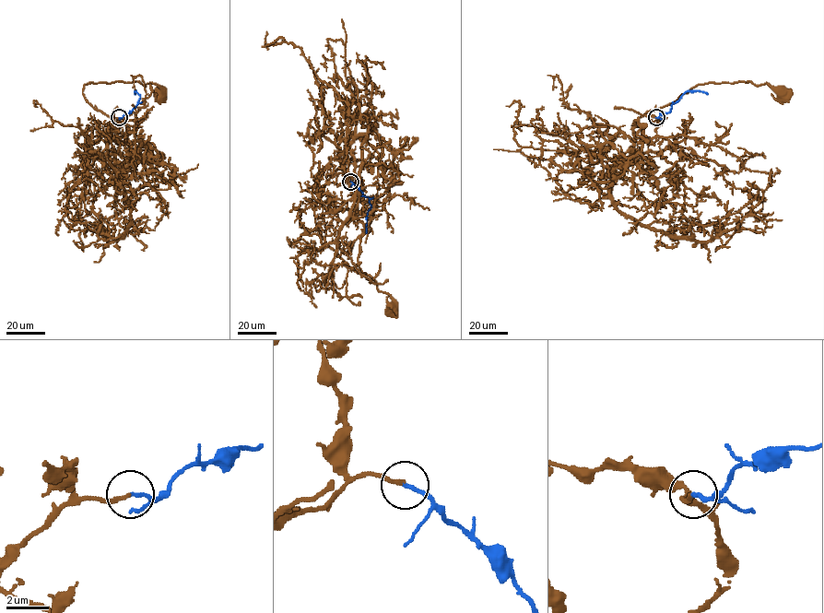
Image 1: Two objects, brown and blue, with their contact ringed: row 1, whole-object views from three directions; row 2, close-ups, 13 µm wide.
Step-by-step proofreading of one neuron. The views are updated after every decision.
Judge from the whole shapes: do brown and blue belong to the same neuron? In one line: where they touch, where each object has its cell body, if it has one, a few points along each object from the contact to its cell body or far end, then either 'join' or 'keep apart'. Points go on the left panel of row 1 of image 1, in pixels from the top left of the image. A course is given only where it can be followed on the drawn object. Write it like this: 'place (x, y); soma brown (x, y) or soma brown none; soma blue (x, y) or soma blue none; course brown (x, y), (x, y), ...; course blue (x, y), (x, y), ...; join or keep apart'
place (119, 117); soma brown (161, 92); soma blue none; course brown (119, 117), (107, 124), (109, 138), (113, 119), (88, 102), (85, 84), (138, 81), (160, 91); course blue (119, 117), (131, 112), (137, 104), (140, 96), (135, 90), (135, 94); join

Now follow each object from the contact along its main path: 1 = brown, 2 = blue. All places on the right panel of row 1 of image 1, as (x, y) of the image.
1: (656, 117), (656, 135), (637, 138), (632, 129), (637, 119), (698, 84), (750, 81), (782, 91)
2: (656, 117), (668, 112), (686, 91), (700, 90), (708, 94)

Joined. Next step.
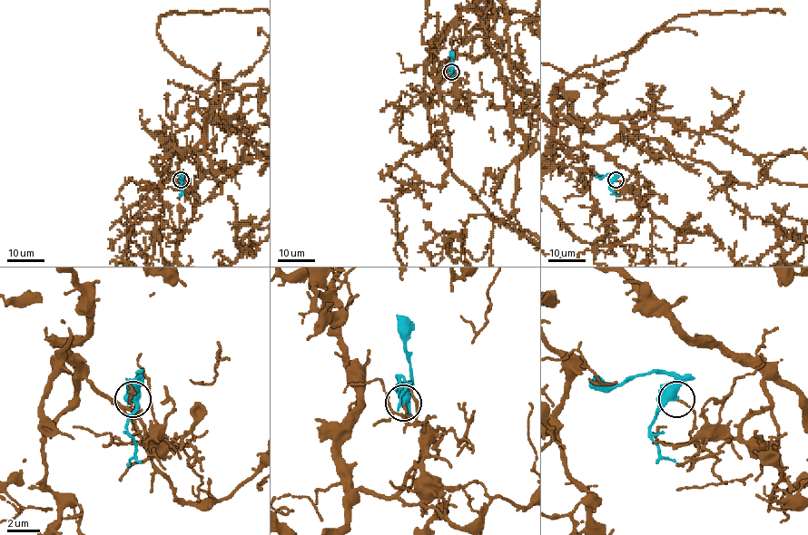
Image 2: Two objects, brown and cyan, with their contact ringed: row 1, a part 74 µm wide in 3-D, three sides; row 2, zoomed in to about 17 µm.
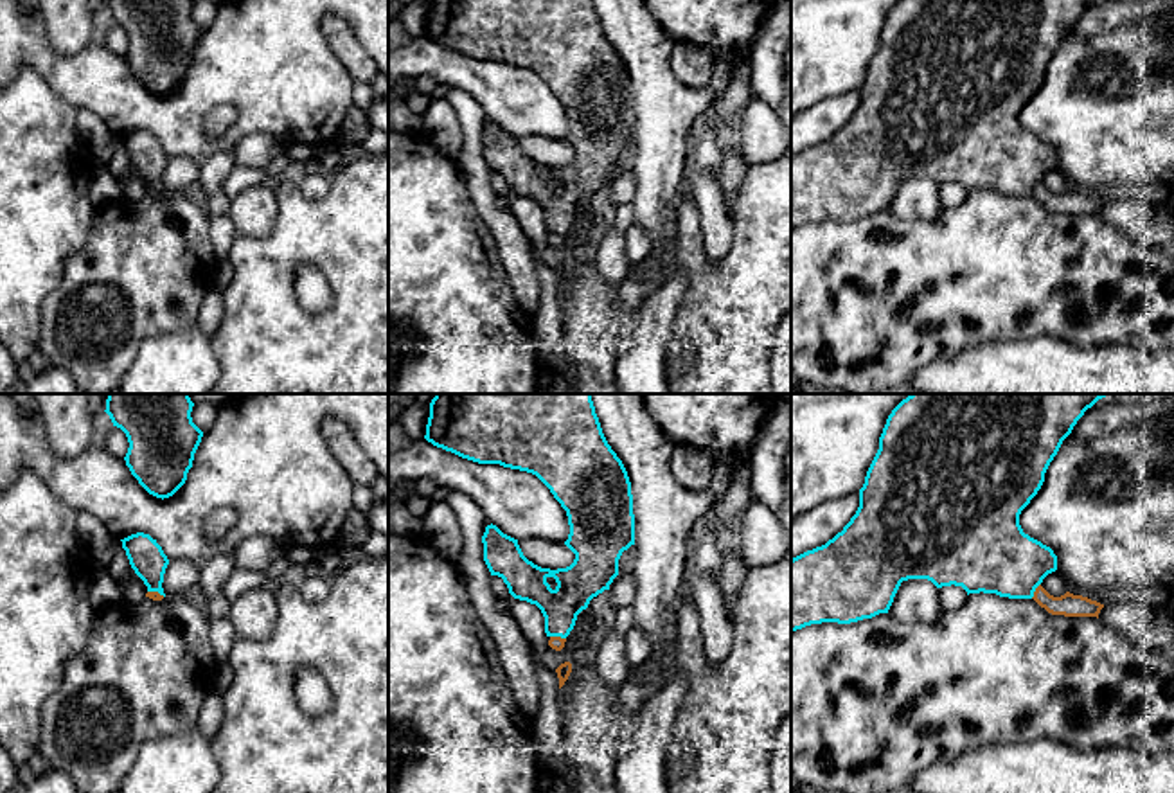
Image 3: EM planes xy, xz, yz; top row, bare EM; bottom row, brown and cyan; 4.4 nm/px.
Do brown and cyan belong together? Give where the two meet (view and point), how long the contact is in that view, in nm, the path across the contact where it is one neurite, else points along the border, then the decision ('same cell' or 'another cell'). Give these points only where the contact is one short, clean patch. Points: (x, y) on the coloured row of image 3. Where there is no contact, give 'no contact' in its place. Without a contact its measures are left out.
xz (558, 637) | 70 nm | along xz (551, 635), (565, 639) | another cell

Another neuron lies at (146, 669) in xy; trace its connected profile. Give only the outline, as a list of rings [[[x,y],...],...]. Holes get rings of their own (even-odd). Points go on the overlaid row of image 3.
[[[183,595],[99,610],[86,646],[67,660],[59,687],[41,705],[38,753],[49,768],[68,773],[79,793],[119,793],[146,741],[196,728],[219,665],[209,629],[207,611]]]

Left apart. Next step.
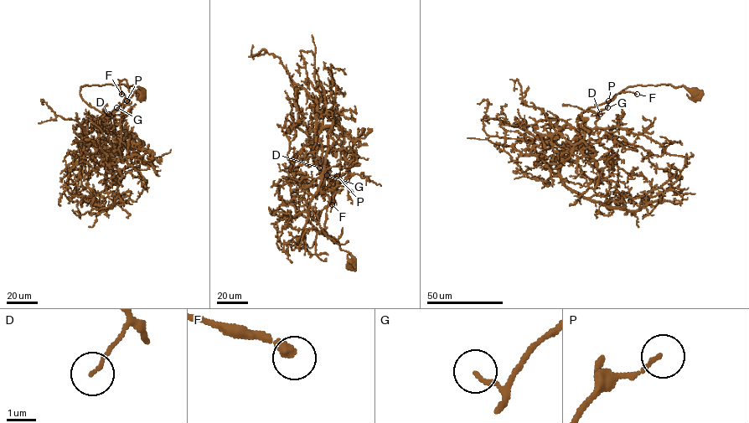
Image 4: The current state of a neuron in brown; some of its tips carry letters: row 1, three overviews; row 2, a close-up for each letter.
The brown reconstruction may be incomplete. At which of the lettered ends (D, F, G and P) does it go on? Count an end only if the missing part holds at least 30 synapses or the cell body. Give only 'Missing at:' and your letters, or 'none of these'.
Missing at: none of these

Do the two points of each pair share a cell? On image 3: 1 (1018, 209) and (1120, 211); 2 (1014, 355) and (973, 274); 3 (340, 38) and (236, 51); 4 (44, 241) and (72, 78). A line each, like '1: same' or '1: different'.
1: different
2: different
3: different
4: different

